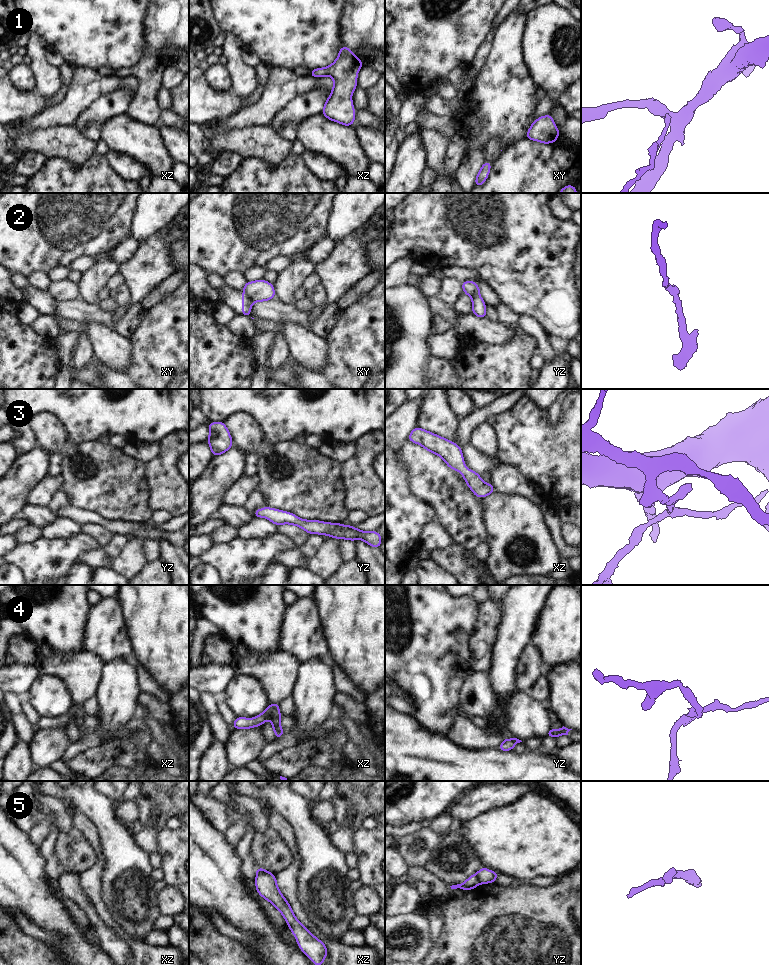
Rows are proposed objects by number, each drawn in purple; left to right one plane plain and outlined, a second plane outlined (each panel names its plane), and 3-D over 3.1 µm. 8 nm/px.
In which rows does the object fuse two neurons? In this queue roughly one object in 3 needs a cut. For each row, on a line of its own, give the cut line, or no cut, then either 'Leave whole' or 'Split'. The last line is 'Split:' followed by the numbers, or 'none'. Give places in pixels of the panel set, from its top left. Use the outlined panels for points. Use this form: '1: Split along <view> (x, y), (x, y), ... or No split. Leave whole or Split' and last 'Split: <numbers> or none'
1: No split. Leave whole
2: Split along xy (243, 293), (252, 301). Split
3: No split. Leave whole
4: Split along xz (269, 705), (271, 708), (270, 717). Split
5: Split along yz (476, 874), (480, 882). Split
Split: 2, 4, 5.

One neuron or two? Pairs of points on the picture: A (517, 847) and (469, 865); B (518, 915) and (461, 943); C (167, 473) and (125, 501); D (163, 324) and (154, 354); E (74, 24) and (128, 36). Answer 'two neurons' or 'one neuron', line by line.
A: two neurons
B: one neuron
C: two neurons
D: one neuron
E: one neuron

